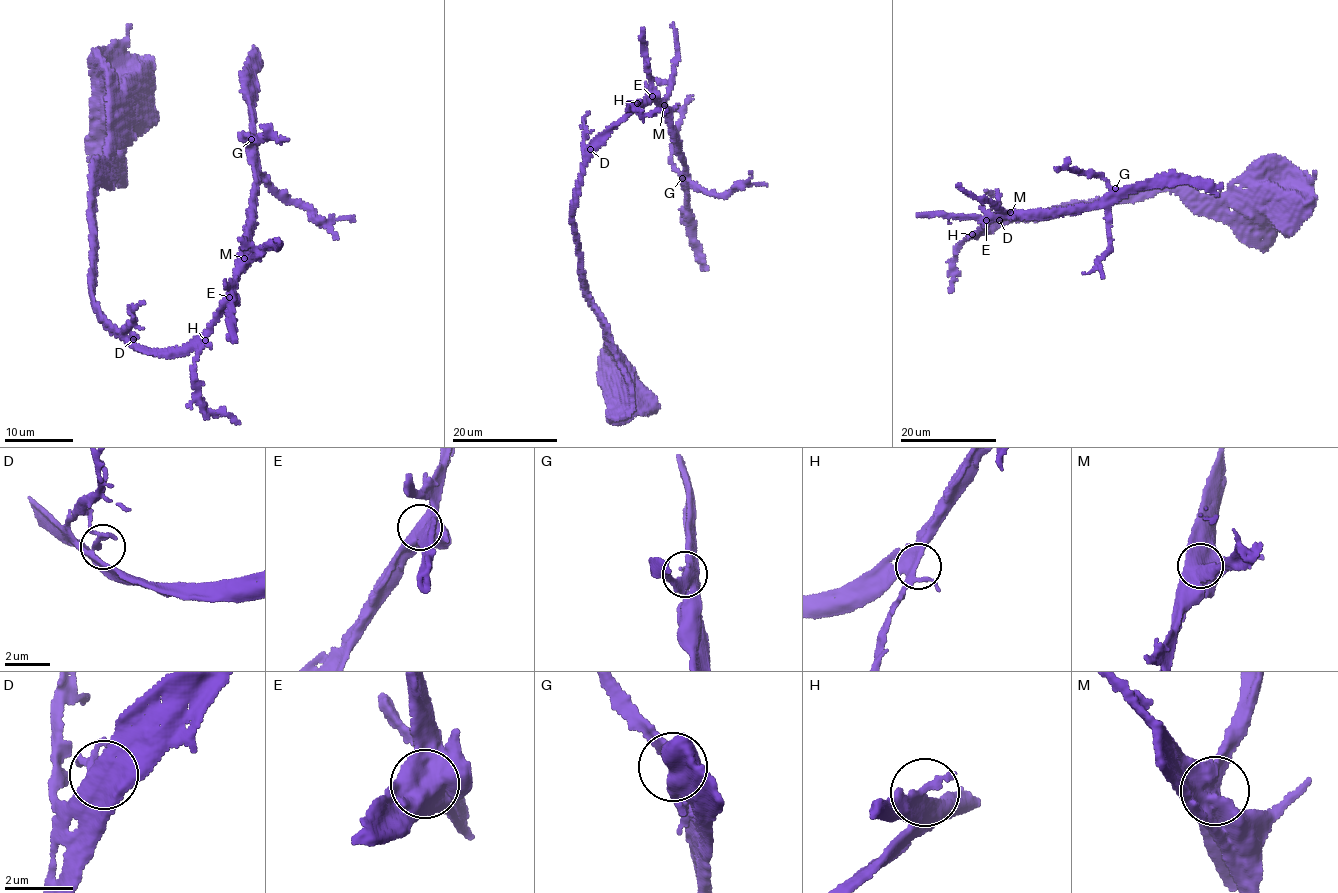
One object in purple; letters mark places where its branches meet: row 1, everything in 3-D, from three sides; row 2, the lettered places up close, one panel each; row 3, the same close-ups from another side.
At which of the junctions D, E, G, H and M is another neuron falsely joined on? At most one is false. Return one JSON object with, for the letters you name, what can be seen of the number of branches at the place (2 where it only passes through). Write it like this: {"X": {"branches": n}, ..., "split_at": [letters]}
{"split_at": []}

